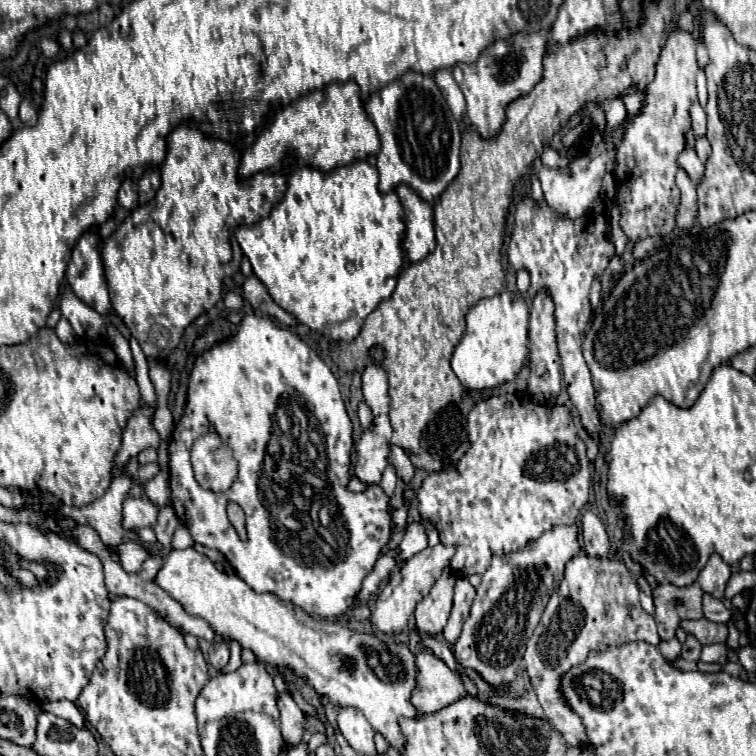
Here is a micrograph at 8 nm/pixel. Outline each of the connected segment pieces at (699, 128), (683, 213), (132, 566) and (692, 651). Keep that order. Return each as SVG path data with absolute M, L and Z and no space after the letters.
M698 100L692 102L690 118L692 118L692 132L694 132L696 136L704 136L704 132L706 132L706 114L704 114L702 106L698 104Z
M678 168L676 172L676 184L680 188L680 204L678 204L678 214L676 214L676 224L680 228L690 228L696 224L696 186L688 178L688 174Z
M130 540L130 542L124 542L124 544L118 546L118 554L120 554L122 568L124 568L126 572L134 574L134 572L140 570L142 562L150 556L150 550L148 550L144 544L140 544L140 542L136 542L136 540Z
M688 636L686 642L682 644L682 658L684 660L700 660L700 652L702 652L702 644L694 636Z

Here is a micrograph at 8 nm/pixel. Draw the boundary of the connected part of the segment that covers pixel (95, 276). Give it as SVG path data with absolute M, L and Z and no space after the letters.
M86 232L72 250L72 258L66 268L66 282L84 304L100 314L110 314L112 306L108 286L104 280L102 260L98 258L98 236L94 232Z

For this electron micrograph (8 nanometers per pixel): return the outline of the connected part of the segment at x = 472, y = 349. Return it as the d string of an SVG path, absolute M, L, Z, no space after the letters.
M502 292L480 300L466 314L466 332L450 358L452 370L466 390L494 388L516 378L526 360L528 306L518 292Z

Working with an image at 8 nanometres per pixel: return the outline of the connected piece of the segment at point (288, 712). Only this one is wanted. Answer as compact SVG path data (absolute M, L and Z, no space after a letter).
M288 692L278 694L278 710L280 710L280 724L282 724L282 736L290 744L300 744L300 738L304 734L302 728L302 710L292 700Z

